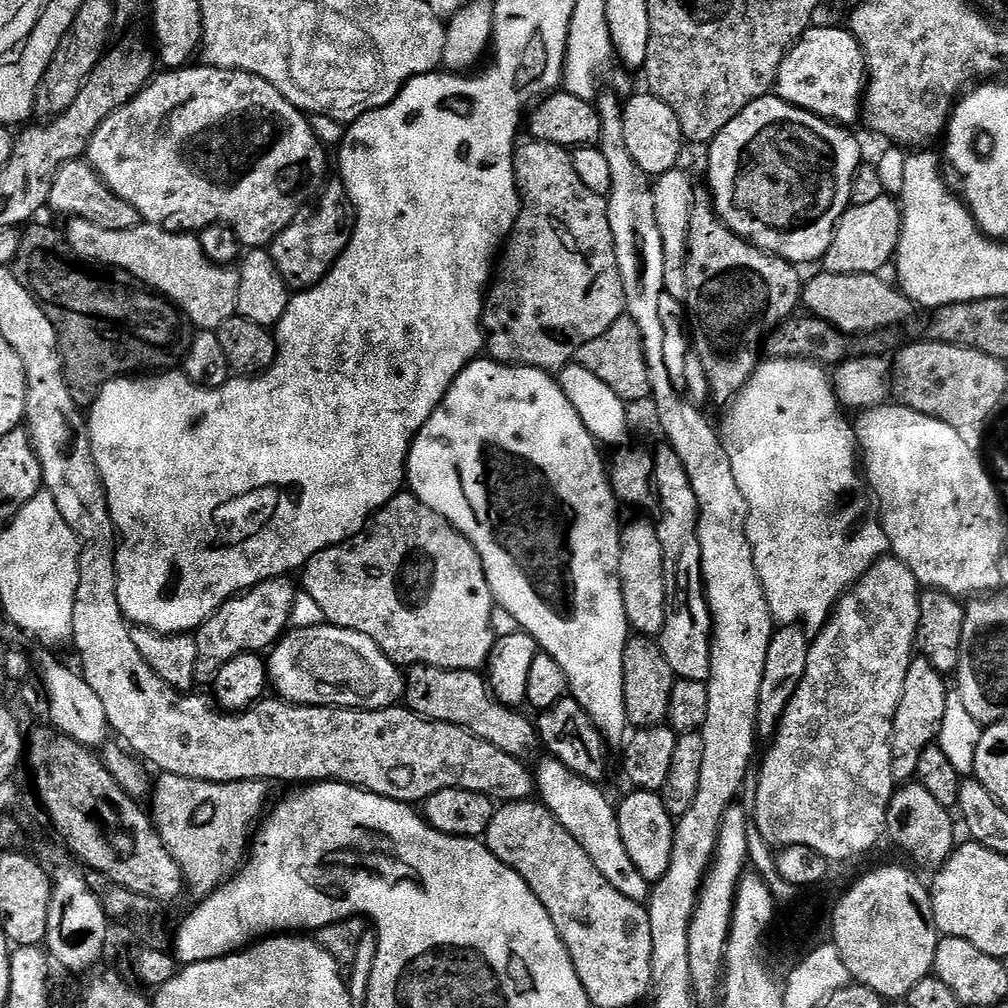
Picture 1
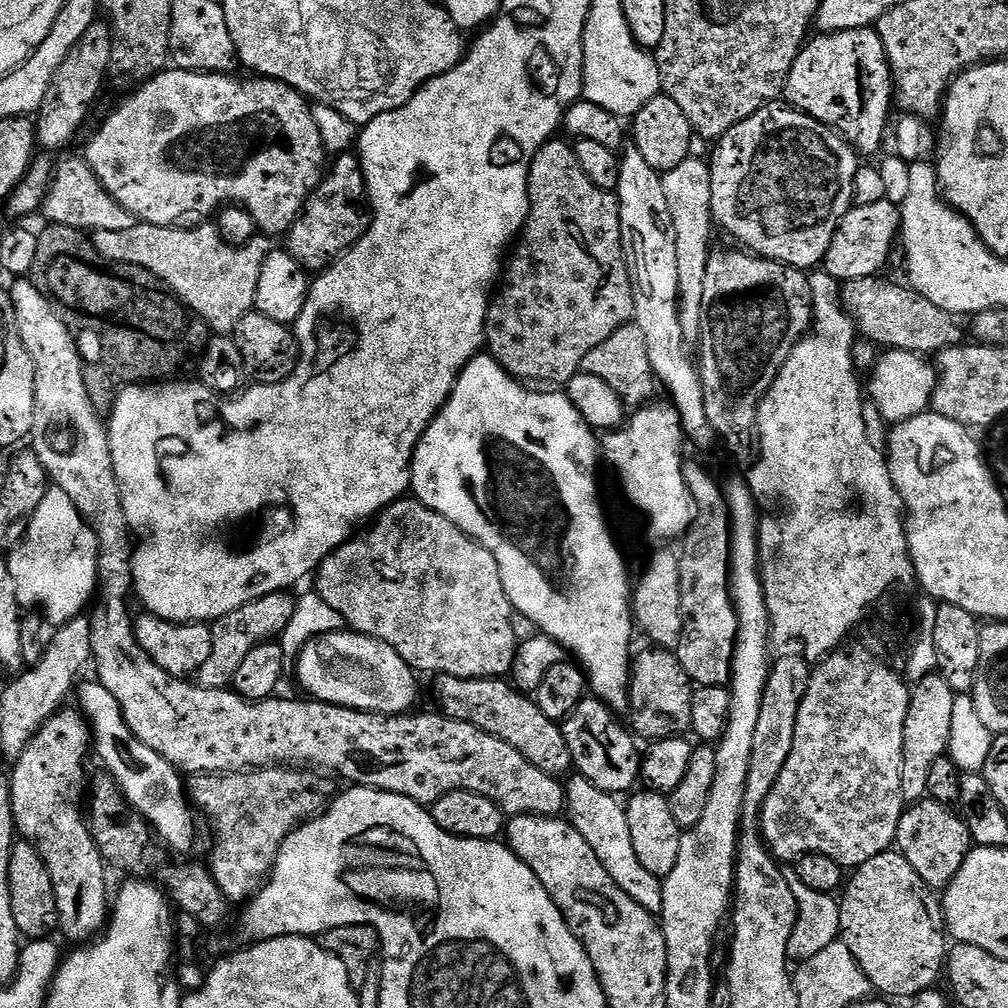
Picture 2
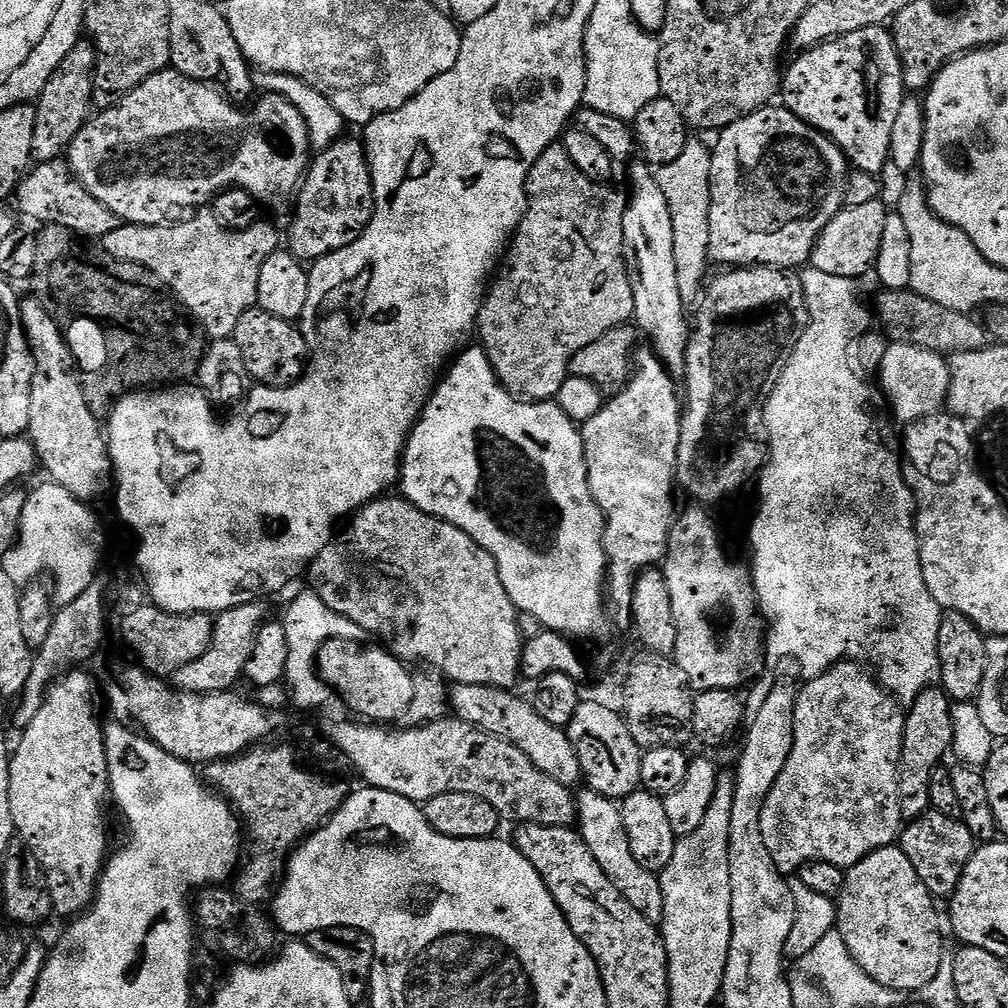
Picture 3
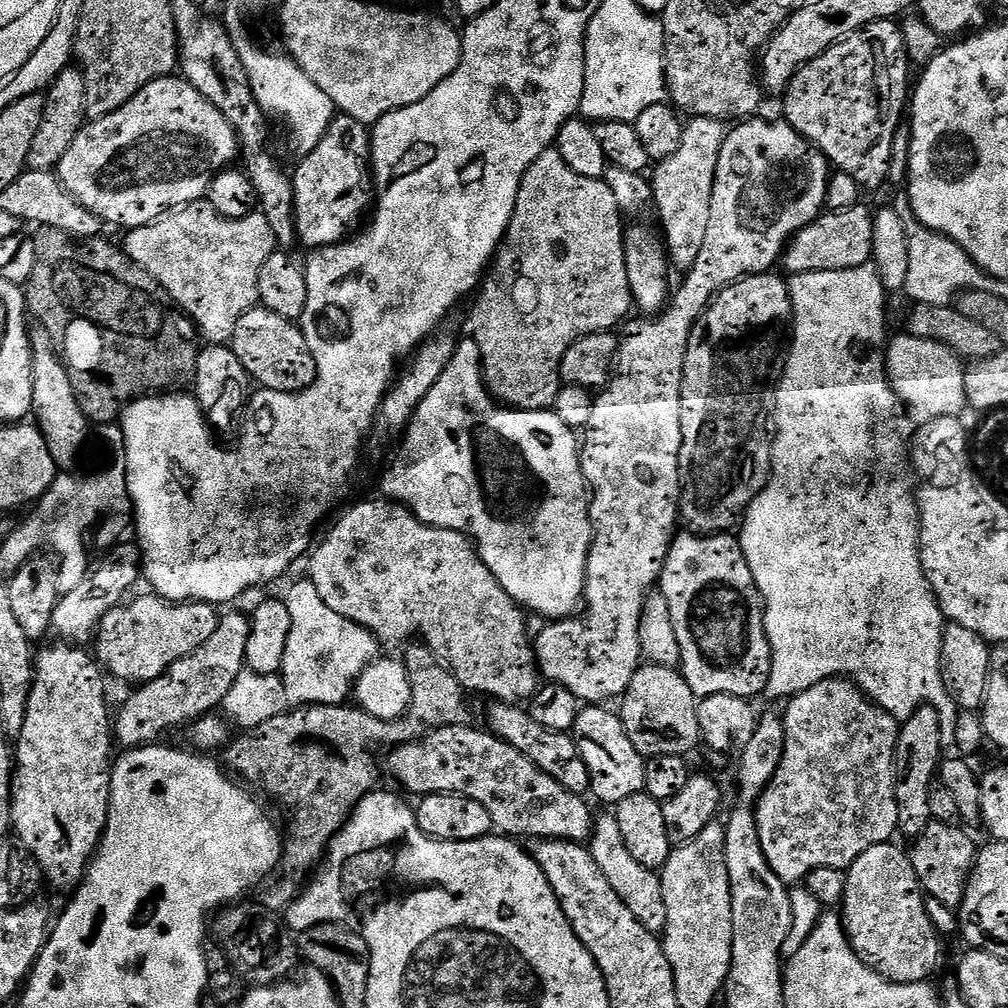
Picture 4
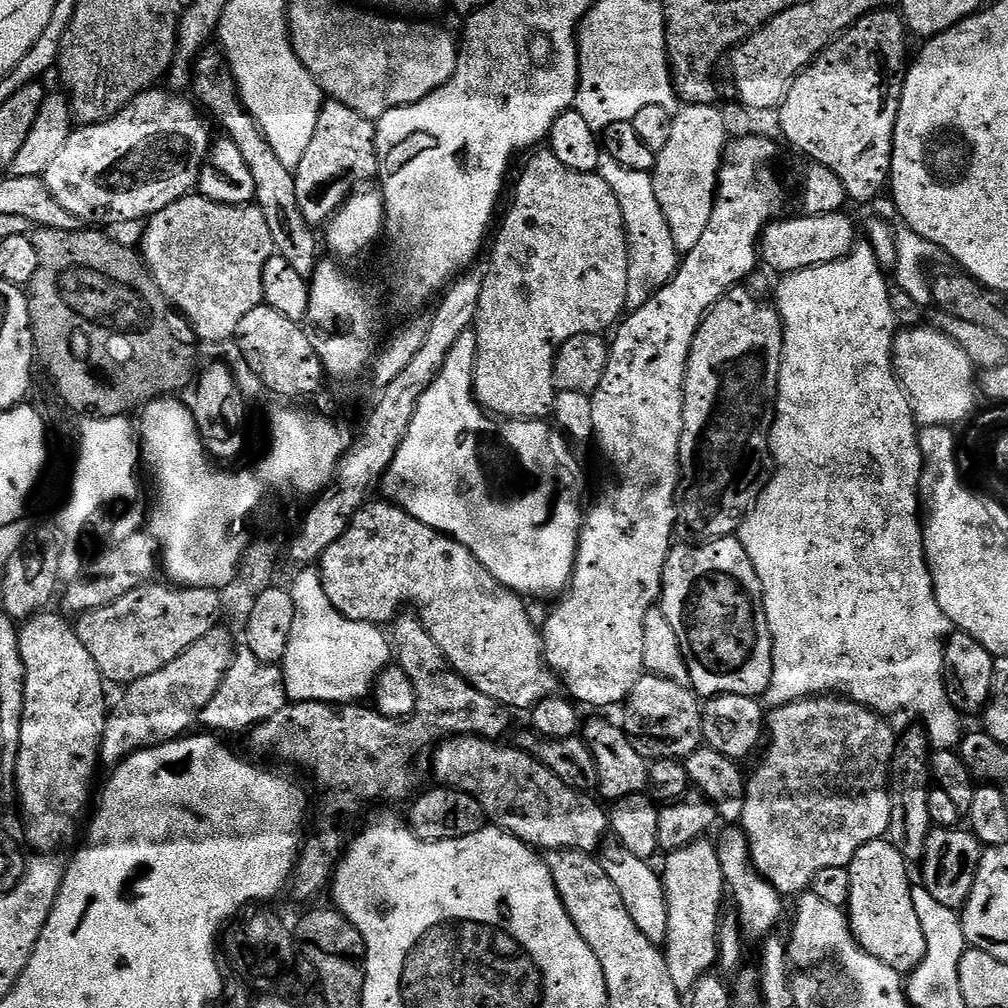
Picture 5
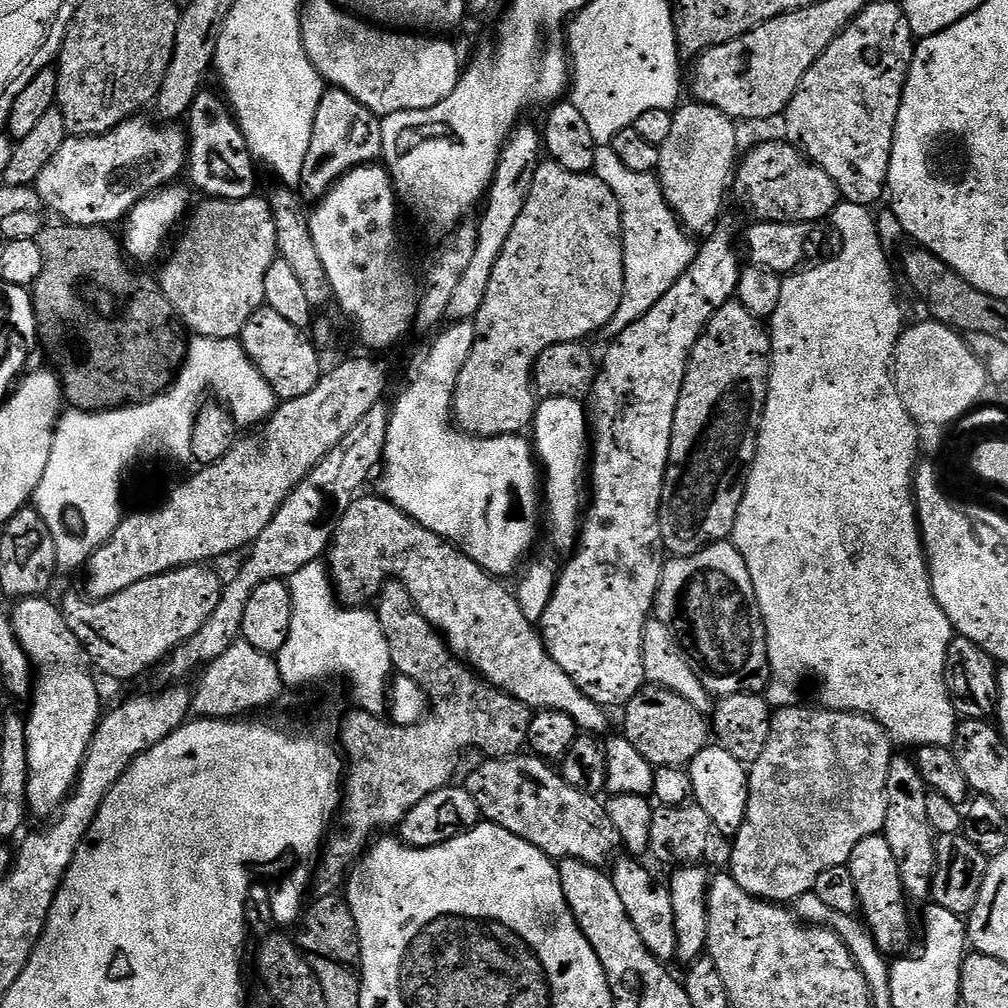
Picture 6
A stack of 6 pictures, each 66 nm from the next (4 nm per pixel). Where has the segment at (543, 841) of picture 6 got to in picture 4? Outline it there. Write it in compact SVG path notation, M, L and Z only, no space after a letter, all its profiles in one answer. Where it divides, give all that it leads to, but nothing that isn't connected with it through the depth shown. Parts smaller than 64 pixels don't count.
M467 723L455 724L454 726L446 726L439 728L436 732L427 732L420 740L411 740L408 744L400 744L397 748L391 749L387 753L388 768L392 771L392 776L405 788L408 792L413 792L416 798L425 796L433 796L434 794L442 794L443 792L457 792L466 798L474 798L474 802L482 802L482 806L486 806L486 811L490 813L493 829L497 833L503 834L508 838L521 838L520 836L528 836L527 838L535 838L538 840L574 840L584 842L591 837L594 831L594 815L588 809L587 799L573 792L566 791L562 786L558 786L558 782L554 782L554 778L550 778L550 774L542 774L542 770L538 770L538 766L534 766L534 762L530 762L530 758L526 758L526 754L522 754L518 750L514 750L514 746L510 746L504 740L500 740L497 736L493 736L491 732L480 728L468 728Z

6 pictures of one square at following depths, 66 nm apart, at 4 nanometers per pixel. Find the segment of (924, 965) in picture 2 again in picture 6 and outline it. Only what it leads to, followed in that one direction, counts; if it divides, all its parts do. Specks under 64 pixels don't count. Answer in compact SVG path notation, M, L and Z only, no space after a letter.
M881 834L871 836L858 842L847 863L850 874L854 876L854 887L860 899L859 911L871 938L877 948L885 954L904 954L908 943L912 940L912 932L908 929L908 916L904 913L904 904L900 896L904 892L904 883L900 880L900 867L894 858L894 850Z

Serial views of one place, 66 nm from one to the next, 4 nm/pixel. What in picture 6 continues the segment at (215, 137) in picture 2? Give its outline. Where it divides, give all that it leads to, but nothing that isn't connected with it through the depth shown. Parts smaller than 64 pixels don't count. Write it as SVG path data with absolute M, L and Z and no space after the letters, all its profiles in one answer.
M151 119L124 120L117 128L100 136L72 136L54 154L52 161L38 174L36 193L45 209L53 208L66 224L78 226L113 226L125 219L136 203L145 196L171 185L185 171L188 162L188 137L176 126L161 126Z

